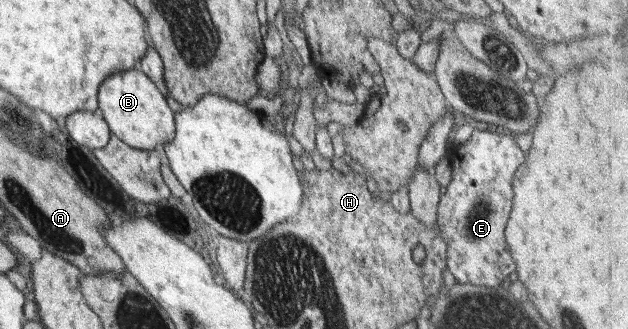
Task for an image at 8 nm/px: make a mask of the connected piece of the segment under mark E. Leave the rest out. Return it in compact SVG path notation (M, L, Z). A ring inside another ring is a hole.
M475 129L464 143L449 151L452 170L447 194L440 194L437 225L447 244L447 268L457 282L498 287L514 272L504 238L512 210L513 178L523 164L524 155L513 135Z

